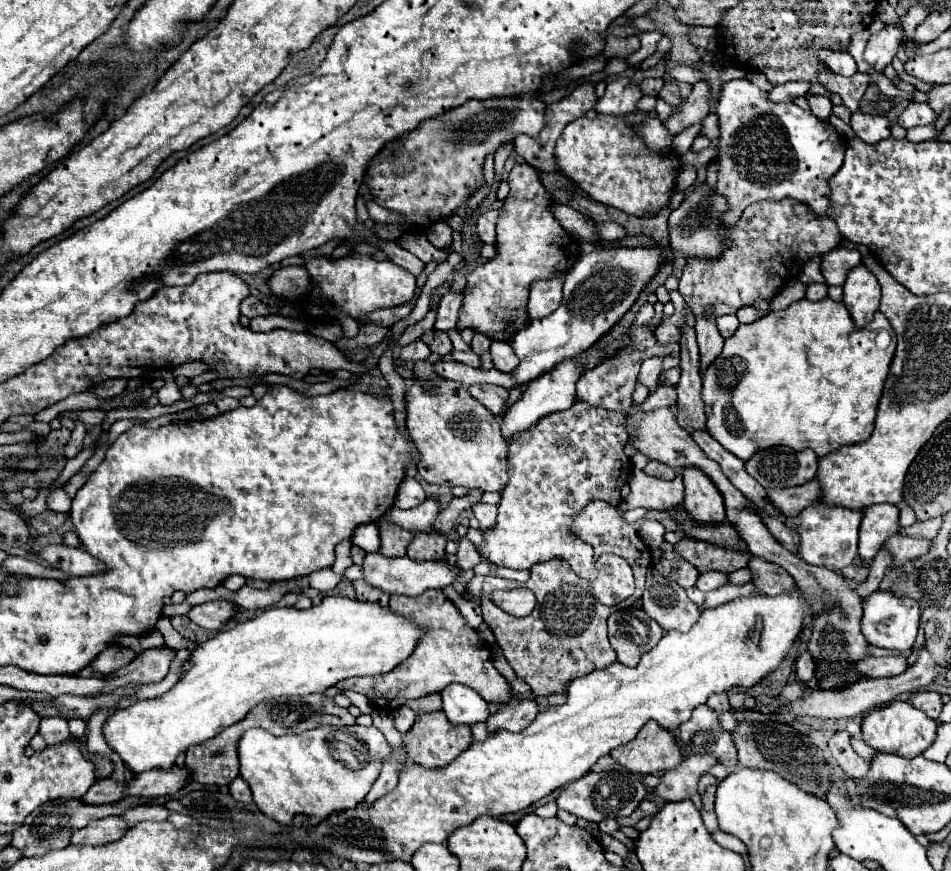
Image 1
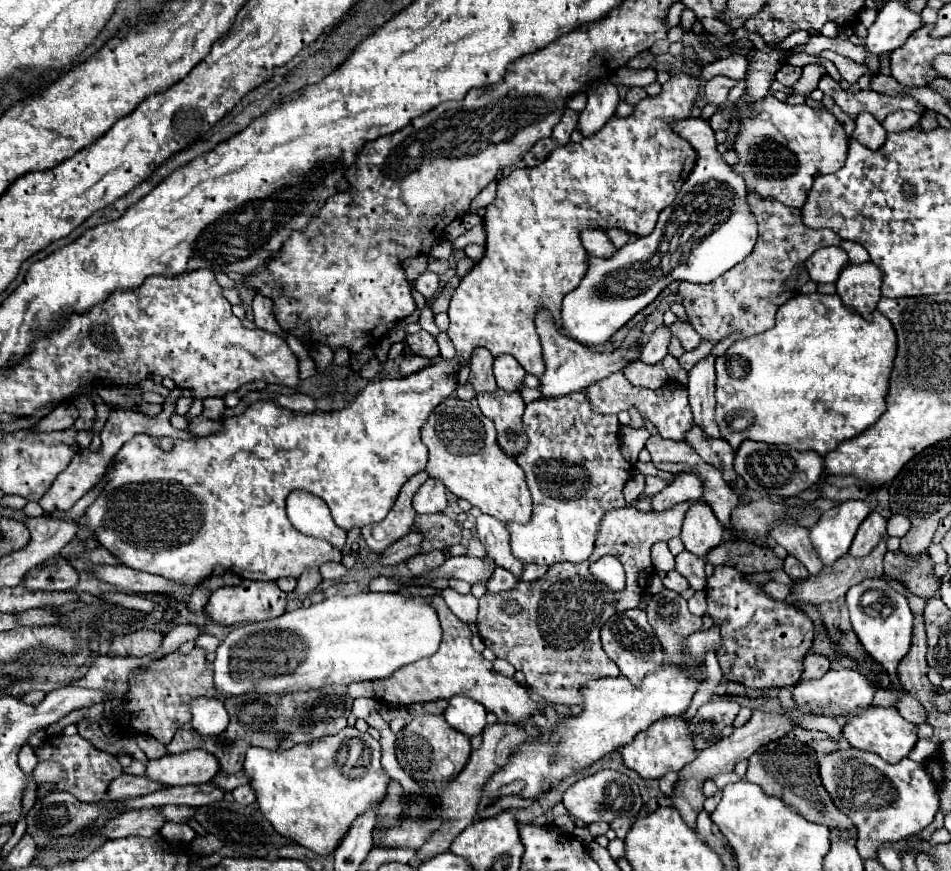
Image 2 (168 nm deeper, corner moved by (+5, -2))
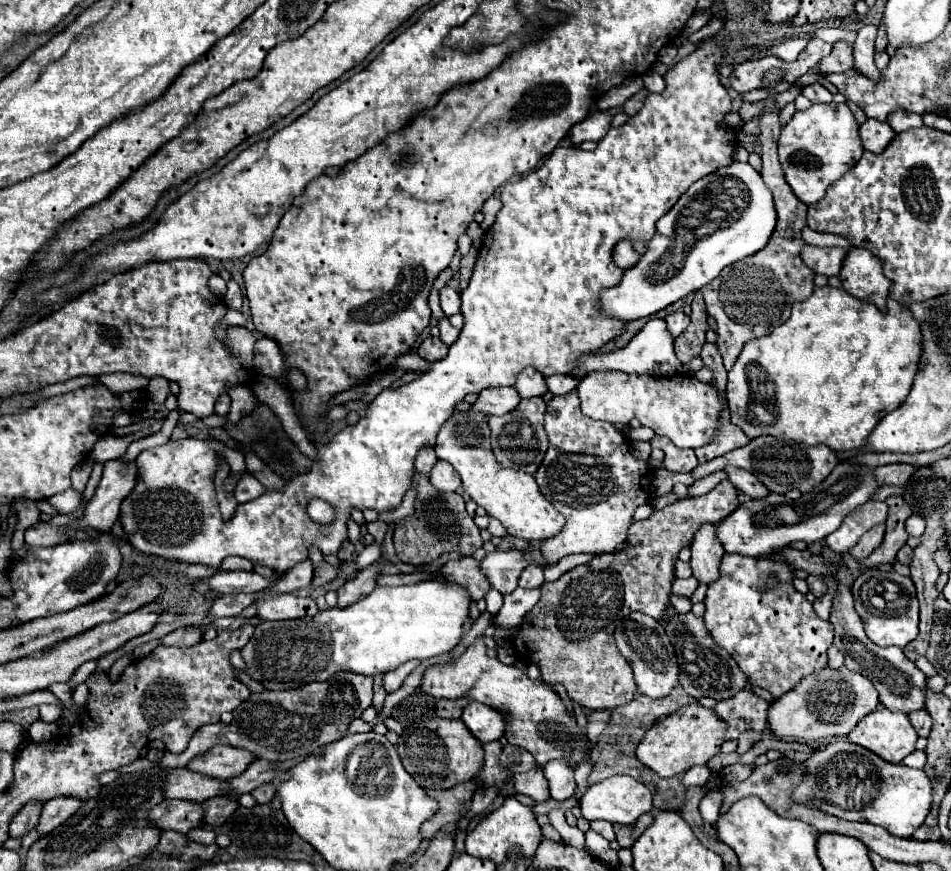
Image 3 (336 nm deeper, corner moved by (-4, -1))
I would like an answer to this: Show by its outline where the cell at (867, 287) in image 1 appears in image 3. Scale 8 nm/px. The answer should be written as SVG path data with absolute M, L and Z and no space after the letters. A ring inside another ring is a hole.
M853 247L847 251L839 273L843 289L863 301L871 301L881 311L887 311L887 295L891 281L883 275L881 261L867 249Z

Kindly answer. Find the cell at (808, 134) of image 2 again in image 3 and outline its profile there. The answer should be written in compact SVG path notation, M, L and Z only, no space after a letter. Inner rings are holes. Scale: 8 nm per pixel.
M845 103L811 105L807 111L795 113L781 129L779 161L793 193L807 205L823 199L827 187L847 173L863 155L859 125Z

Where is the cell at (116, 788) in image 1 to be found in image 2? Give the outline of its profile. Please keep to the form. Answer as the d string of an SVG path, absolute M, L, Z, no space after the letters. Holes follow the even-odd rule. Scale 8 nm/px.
M120 774L118 778L114 778L108 786L108 800L124 800L124 798L132 798L132 796L144 796L150 792L160 790L162 784L148 780L146 776L132 776L132 774Z

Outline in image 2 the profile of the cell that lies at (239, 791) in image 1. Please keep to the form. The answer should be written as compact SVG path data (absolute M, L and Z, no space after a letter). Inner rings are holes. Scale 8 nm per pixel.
M248 784L234 788L234 790L232 790L232 796L234 796L234 800L236 800L238 804L252 804L252 802L256 800L254 790L252 790Z

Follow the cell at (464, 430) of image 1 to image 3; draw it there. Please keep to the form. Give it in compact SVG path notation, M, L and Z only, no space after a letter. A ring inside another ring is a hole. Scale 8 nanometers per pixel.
M453 413L441 427L435 443L435 453L439 459L449 461L461 475L465 493L487 511L487 515L501 521L509 535L523 539L527 543L543 541L559 535L563 531L563 515L551 507L551 503L541 495L535 479L523 471L503 469L493 457L489 445L489 425L487 417L481 413Z

